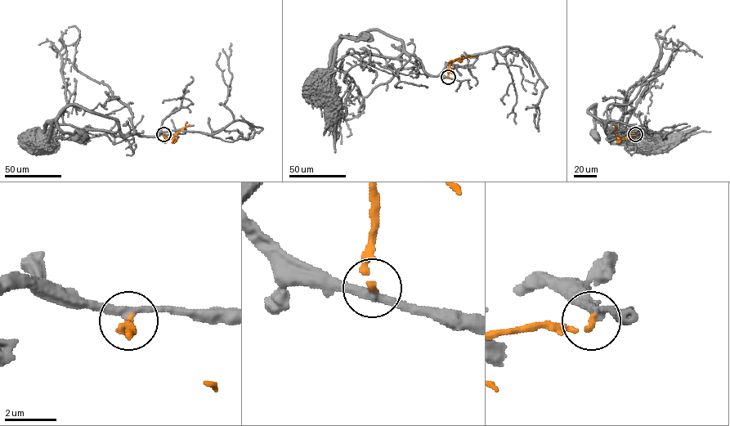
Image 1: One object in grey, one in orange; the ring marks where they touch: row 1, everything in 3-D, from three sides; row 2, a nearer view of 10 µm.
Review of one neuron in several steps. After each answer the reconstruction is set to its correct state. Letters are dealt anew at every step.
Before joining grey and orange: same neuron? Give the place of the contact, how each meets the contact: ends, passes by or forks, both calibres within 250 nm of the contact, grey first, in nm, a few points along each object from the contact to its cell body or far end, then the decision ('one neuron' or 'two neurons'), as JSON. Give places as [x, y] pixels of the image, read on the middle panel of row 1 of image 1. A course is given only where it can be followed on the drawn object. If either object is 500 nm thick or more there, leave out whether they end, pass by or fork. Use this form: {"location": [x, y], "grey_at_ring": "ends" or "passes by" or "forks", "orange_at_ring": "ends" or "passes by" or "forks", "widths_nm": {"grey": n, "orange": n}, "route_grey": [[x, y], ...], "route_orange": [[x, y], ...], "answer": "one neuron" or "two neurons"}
{"location": [448, 77], "grey_at_ring": "passes by", "orange_at_ring": "ends", "widths_nm": {"grey": 320, "orange": 200}, "route_grey": [[448, 78], [441, 73], [428, 74], [400, 40], [377, 30], [358, 37], [341, 36], [364, 38]], "route_orange": [[448, 77], [449, 66], [455, 59], [474, 57]], "answer": "two neurons"}

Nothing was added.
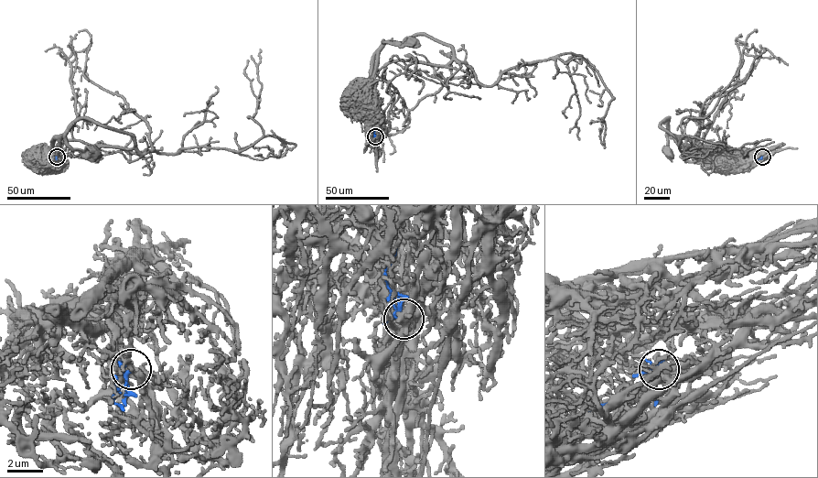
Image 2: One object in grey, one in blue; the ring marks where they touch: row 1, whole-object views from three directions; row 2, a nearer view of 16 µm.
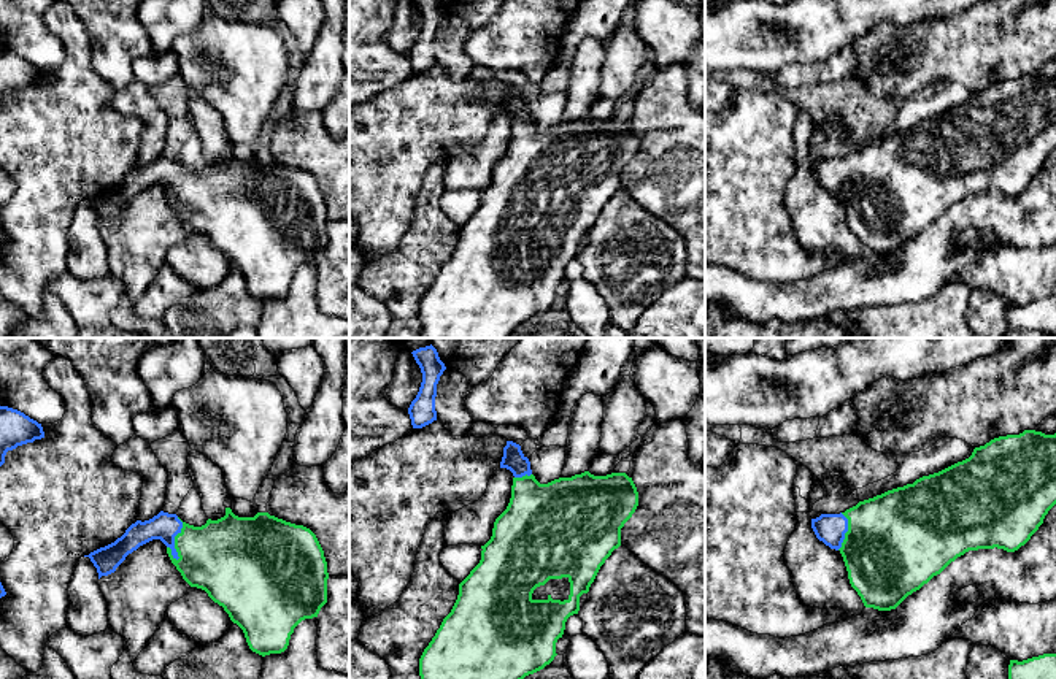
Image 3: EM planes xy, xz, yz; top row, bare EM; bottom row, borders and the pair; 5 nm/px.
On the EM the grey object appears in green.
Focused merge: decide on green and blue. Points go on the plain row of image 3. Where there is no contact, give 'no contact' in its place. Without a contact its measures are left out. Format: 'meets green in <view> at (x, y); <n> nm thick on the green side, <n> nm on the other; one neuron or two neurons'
meets green in xy at (175, 184); 380 nm thick on the green side, 140 nm on the other; one neuron

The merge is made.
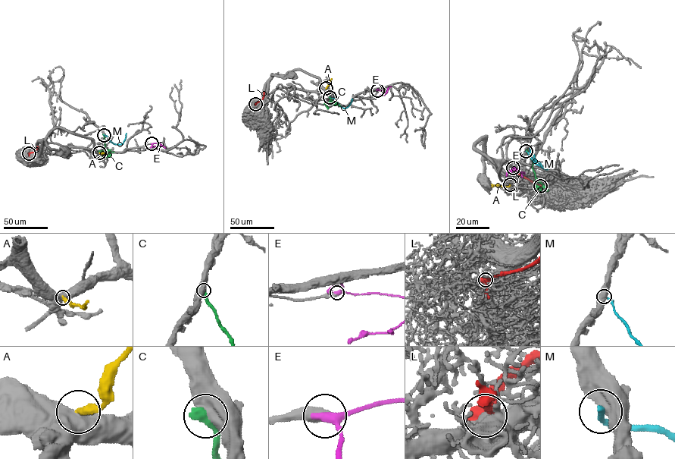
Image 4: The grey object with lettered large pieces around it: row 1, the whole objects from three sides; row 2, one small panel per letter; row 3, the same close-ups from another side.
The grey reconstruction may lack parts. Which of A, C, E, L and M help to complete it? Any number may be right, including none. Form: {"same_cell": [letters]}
{"same_cell": ["E"]}

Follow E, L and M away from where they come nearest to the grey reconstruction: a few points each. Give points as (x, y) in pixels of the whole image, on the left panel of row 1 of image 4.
E: (151, 143), (160, 144), (153, 146)
L: (29, 153), (38, 146)
M: (104, 135), (114, 144), (121, 144), (126, 133)

